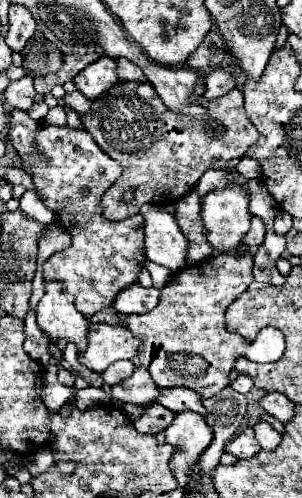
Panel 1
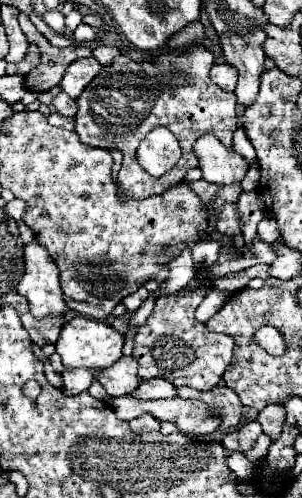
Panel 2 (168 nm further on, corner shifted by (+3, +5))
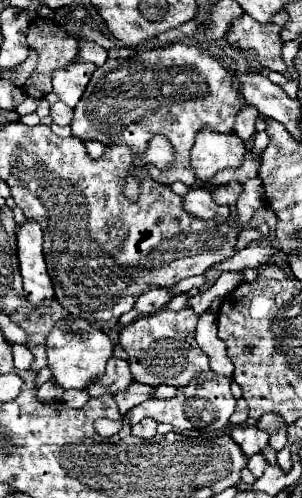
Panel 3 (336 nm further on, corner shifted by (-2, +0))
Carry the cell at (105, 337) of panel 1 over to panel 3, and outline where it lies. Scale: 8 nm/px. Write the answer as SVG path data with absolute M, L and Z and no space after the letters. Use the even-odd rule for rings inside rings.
M60 319L50 335L46 337L46 351L48 351L48 365L54 369L54 379L64 389L86 389L92 379L98 379L106 371L106 363L112 357L112 341L110 337L92 327L84 319Z

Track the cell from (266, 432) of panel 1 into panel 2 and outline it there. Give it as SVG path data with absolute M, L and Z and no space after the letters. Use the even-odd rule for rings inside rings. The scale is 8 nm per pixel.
M261 434L261 438L255 442L255 446L253 446L249 452L245 452L247 460L251 460L251 462L255 462L255 464L257 464L257 462L261 462L261 460L267 456L269 444L271 444L269 436L267 436L267 434Z

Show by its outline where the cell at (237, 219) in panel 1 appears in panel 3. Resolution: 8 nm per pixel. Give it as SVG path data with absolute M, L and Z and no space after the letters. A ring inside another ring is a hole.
M210 129L198 133L196 143L190 151L192 169L196 173L196 181L206 183L222 169L236 169L244 163L246 143L240 143L238 135L222 135Z

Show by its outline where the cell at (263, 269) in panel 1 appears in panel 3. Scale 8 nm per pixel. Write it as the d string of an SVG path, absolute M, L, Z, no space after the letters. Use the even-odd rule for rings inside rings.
M232 181L232 183L228 183L228 185L224 185L224 187L218 187L216 191L212 191L212 195L214 195L214 201L216 201L216 203L234 207L236 201L238 201L238 197L242 195L242 185L236 183L236 181Z

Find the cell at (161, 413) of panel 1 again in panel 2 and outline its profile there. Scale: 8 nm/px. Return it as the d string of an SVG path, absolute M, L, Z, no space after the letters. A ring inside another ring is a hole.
M143 414L143 416L139 416L139 418L133 418L131 422L129 422L129 426L131 426L131 430L133 432L151 432L151 430L159 430L159 420L155 418L155 416L151 416L151 414Z

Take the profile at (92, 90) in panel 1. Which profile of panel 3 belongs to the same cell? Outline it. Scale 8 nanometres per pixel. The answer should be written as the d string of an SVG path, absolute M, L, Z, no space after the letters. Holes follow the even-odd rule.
M72 63L52 75L54 93L64 101L68 107L76 107L80 101L80 95L84 93L84 87L88 85L88 79L94 75L96 65L94 63Z

